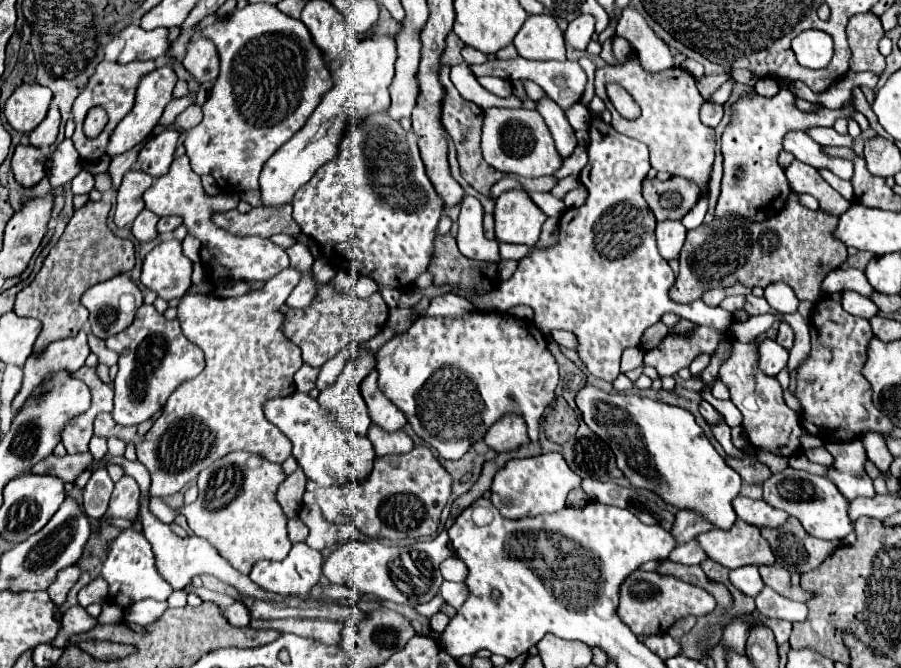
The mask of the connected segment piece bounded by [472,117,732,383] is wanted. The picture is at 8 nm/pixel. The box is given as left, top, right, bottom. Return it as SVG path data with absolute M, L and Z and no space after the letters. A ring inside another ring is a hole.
M592 117L588 133L590 133L590 143L588 143L590 161L588 161L588 165L586 165L586 167L582 169L582 173L580 173L580 181L582 181L582 185L588 189L588 197L586 197L584 205L564 211L564 215L560 217L560 233L558 233L556 245L546 247L546 249L536 249L536 251L532 251L532 255L528 255L526 259L518 261L518 269L516 269L516 273L514 273L508 281L502 281L490 295L482 295L482 297L474 299L472 303L474 303L478 309L484 309L484 311L488 311L488 309L508 311L510 307L516 307L516 305L528 305L528 307L532 307L532 309L534 309L534 315L536 315L536 317L534 317L534 323L538 325L540 331L544 331L544 335L546 335L548 331L554 331L554 329L572 331L572 333L578 337L578 353L580 353L580 359L584 361L584 365L588 367L588 371L590 371L592 375L596 375L596 377L612 383L612 381L620 375L620 355L622 355L622 351L624 351L626 347L636 347L636 345L640 343L642 333L644 333L648 327L652 327L656 321L660 321L660 317L662 317L664 313L674 313L674 315L678 315L678 317L684 317L684 319L690 319L690 321L694 321L694 323L698 323L698 325L706 325L706 327L714 327L714 329L728 329L730 323L732 323L732 315L730 315L726 309L722 309L722 307L708 307L704 301L676 303L674 299L670 299L668 291L670 291L670 287L672 287L672 283L674 283L674 281L672 281L672 277L674 277L674 275L672 275L672 267L668 265L666 259L660 257L660 253L658 253L658 249L656 249L656 239L654 239L656 221L654 221L654 215L652 215L652 211L648 209L648 205L646 205L646 201L644 201L644 197L642 197L642 181L646 179L646 175L648 175L648 171L650 171L650 153L648 153L648 147L646 147L644 143L636 141L636 139L630 139L630 137L626 137L626 135L620 135L618 131L612 129L612 125L604 123L602 117Z

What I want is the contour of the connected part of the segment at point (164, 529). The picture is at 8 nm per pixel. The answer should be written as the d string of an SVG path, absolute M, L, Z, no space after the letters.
M114 457L114 459L108 461L108 465L110 465L110 463L122 465L124 471L126 471L130 477L134 477L136 483L140 485L140 511L138 511L138 519L140 519L140 523L142 523L142 527L144 527L144 537L152 543L154 555L156 555L156 559L158 559L158 571L162 573L162 577L164 577L174 589L184 589L184 585L186 585L192 577L208 573L208 575L214 575L214 577L218 577L220 581L232 585L232 587L234 587L240 595L244 595L244 597L254 597L254 599L260 599L260 601L282 601L282 599L300 599L300 601L302 601L300 595L270 595L268 591L262 591L262 587L258 587L256 583L252 583L252 579L250 579L248 575L242 575L242 573L234 571L234 567L230 567L230 563L226 563L226 559L222 559L222 557L218 555L218 551L216 551L208 541L204 541L204 539L200 539L200 537L196 537L196 535L190 535L190 537L186 537L186 539L174 535L174 533L170 531L170 527L164 525L162 521L158 521L158 519L150 513L150 509L148 509L148 501L150 501L150 495L148 495L150 475L148 475L146 467L144 467L142 463L138 463L138 461L134 461L134 463L132 463L132 461L126 461L124 457Z

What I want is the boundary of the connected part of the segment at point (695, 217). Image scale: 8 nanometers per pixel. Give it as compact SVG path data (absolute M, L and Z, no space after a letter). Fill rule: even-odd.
M700 197L698 203L684 215L682 225L684 225L686 229L696 229L696 227L700 227L700 225L702 225L702 219L704 219L704 215L706 215L706 209L708 209L706 197Z

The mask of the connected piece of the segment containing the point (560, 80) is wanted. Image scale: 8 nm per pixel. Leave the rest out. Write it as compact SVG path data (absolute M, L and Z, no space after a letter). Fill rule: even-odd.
M516 57L510 61L486 61L482 65L472 65L474 75L496 75L496 77L504 77L510 81L516 79L532 79L534 83L538 83L546 95L550 95L550 99L554 99L554 103L558 103L562 109L570 109L572 105L576 105L582 97L582 91L586 87L586 73L582 71L582 67L578 63L572 61L528 61L524 57Z

